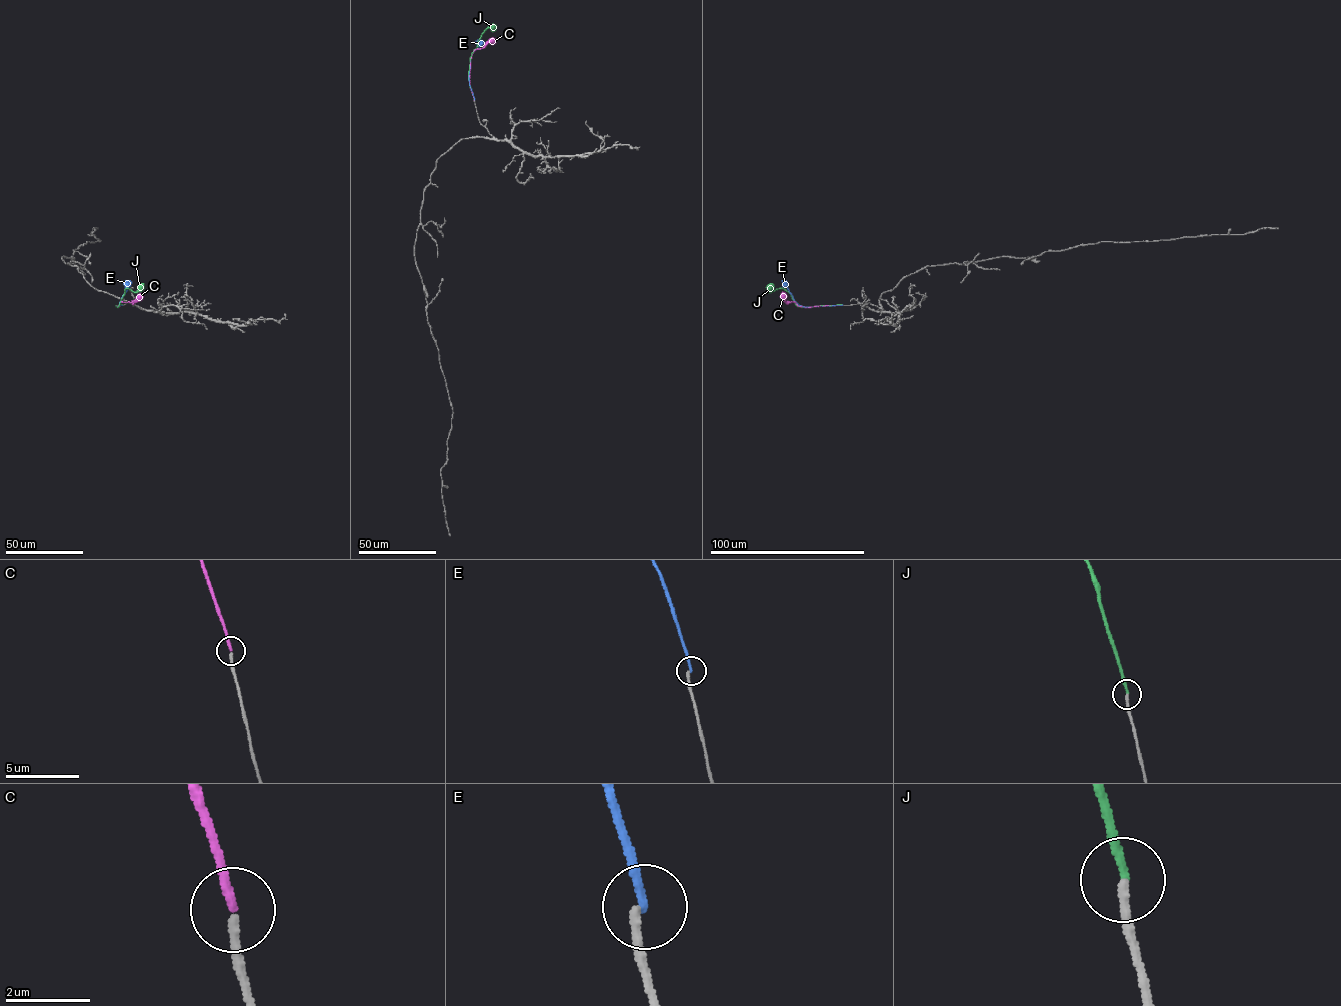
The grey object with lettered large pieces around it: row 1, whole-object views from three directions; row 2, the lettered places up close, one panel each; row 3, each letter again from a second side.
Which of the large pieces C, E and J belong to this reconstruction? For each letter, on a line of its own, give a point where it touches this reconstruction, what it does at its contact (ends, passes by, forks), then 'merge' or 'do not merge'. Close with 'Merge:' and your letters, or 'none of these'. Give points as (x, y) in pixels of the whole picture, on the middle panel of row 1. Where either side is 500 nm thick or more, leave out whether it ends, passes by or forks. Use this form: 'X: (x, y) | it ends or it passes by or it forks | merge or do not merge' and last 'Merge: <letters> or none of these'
C: (474, 99) | it ends | merge
E: (474, 100) | it ends | do not merge
J: (474, 100) | it ends | do not merge
Merge: C

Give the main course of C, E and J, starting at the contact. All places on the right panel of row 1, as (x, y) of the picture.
C: (842, 305), (799, 306), (794, 302), (786, 302), (783, 294)
E: (842, 305), (799, 305), (782, 280)
J: (842, 304), (799, 307), (782, 288), (770, 292), (771, 283)

